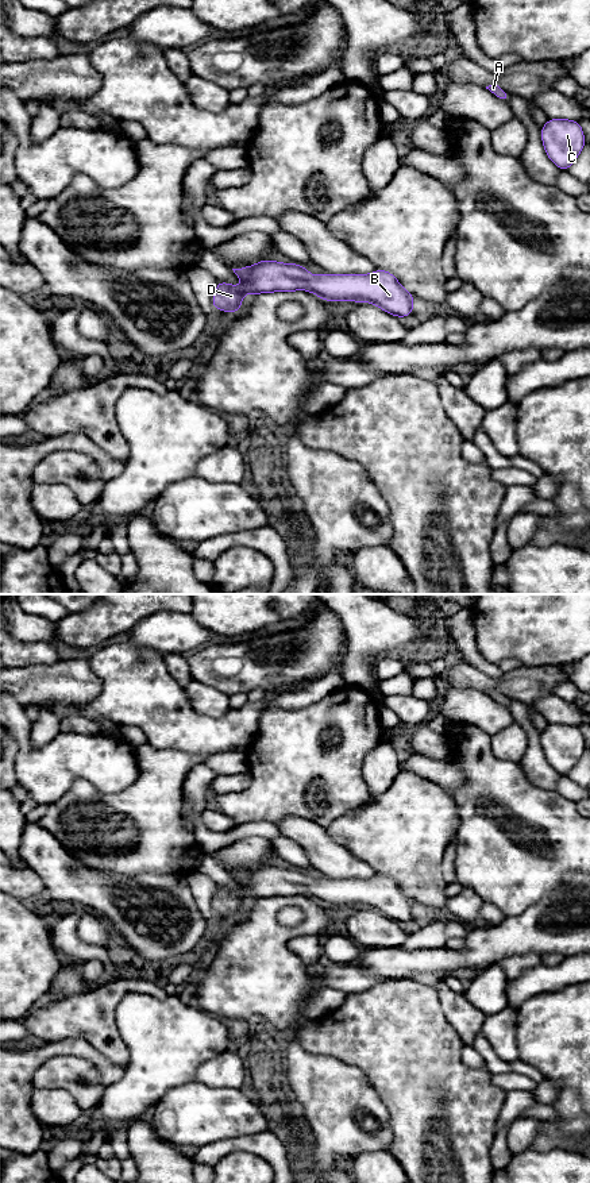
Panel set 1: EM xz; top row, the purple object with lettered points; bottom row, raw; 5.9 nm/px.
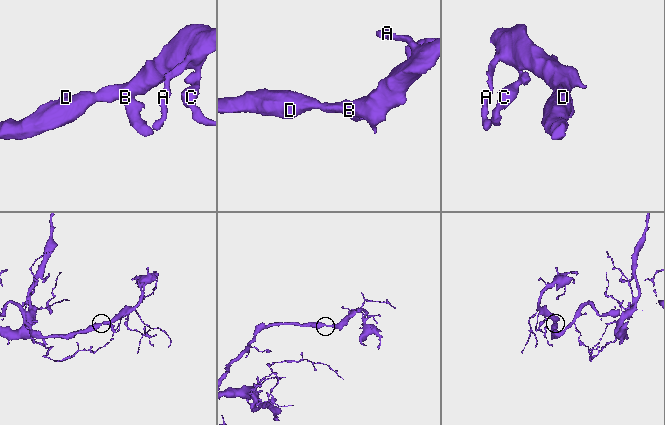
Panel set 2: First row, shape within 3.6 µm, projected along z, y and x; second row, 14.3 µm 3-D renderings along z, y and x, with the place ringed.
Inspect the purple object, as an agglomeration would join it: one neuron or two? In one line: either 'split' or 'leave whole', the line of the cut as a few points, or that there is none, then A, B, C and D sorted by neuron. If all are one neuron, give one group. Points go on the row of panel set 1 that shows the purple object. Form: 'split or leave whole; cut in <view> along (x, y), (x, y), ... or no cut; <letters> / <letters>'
leave whole; no cut; A B C D

